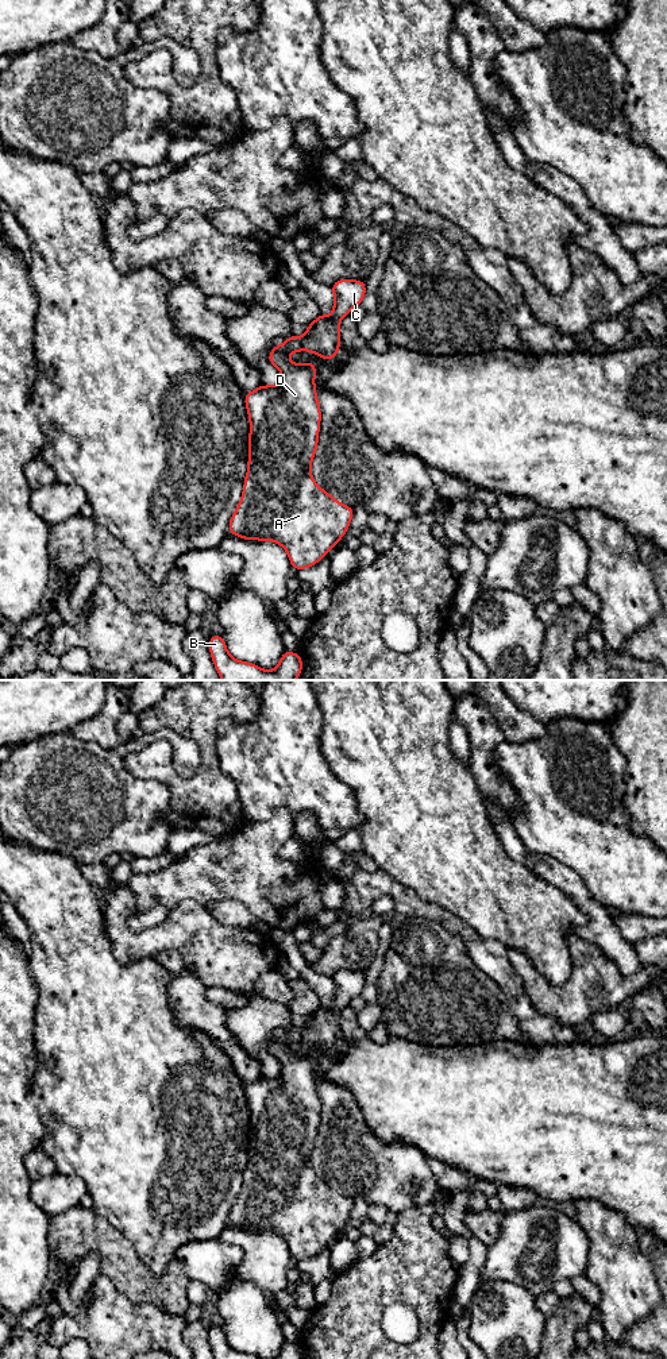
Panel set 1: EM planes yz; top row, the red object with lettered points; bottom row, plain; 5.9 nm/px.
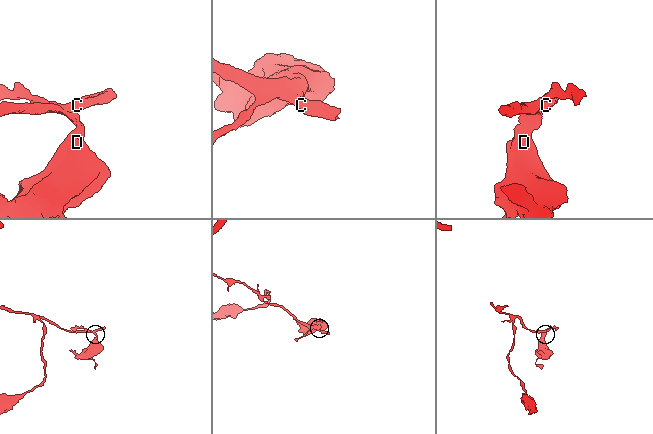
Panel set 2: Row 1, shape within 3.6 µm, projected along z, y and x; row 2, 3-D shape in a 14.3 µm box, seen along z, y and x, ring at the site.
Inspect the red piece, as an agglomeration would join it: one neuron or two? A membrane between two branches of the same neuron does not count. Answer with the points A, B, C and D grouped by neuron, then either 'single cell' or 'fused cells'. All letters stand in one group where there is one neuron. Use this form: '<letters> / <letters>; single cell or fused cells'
A B C D; single cell

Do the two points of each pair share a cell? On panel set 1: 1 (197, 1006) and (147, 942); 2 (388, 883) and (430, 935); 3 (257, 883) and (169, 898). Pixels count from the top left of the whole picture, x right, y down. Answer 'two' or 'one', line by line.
1: two
2: two
3: one

